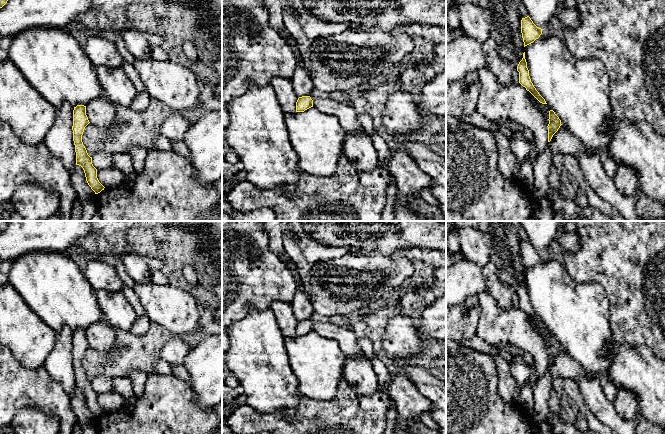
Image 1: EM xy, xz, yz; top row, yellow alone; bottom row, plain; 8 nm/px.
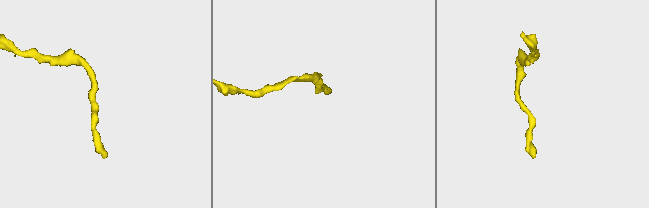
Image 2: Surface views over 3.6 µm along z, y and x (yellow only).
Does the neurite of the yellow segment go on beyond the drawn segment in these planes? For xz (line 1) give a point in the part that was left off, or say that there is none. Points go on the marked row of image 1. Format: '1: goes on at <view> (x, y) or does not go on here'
1: does not go on here

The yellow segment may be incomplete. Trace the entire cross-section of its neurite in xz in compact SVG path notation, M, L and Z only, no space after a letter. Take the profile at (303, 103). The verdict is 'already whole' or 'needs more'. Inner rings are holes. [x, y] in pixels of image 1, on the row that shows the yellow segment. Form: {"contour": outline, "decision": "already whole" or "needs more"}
{"contour": "M302 96L298 98L296 102L296 112L304 112L311 107L313 107L313 100L310 96Z", "decision": "already whole"}

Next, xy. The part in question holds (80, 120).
{"contour": "M77 105L73 110L73 141L76 152L76 165L83 168L86 181L95 194L104 190L104 186L99 182L97 178L97 169L92 164L92 157L87 153L87 150L82 142L82 135L85 127L89 124L88 117L86 115L86 106Z", "decision": "already whole"}

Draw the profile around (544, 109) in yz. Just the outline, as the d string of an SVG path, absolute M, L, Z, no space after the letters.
M528 91L528 98L533 103L533 105L538 109L538 111L543 115L546 124L548 126L549 111L552 110L552 108L547 104L540 103L529 91Z

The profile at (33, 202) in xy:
M22 183L11 198L11 204L24 221L43 221L56 214L60 200L52 192L35 183Z

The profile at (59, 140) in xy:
M64 103L57 111L53 126L47 133L44 143L52 155L60 158L70 173L76 166L76 152L73 141L73 110L69 103Z

